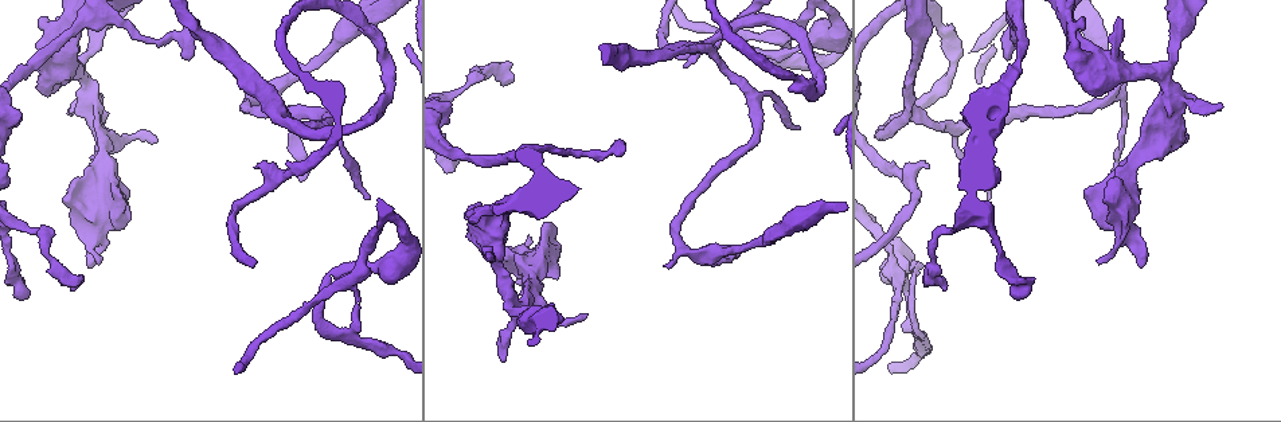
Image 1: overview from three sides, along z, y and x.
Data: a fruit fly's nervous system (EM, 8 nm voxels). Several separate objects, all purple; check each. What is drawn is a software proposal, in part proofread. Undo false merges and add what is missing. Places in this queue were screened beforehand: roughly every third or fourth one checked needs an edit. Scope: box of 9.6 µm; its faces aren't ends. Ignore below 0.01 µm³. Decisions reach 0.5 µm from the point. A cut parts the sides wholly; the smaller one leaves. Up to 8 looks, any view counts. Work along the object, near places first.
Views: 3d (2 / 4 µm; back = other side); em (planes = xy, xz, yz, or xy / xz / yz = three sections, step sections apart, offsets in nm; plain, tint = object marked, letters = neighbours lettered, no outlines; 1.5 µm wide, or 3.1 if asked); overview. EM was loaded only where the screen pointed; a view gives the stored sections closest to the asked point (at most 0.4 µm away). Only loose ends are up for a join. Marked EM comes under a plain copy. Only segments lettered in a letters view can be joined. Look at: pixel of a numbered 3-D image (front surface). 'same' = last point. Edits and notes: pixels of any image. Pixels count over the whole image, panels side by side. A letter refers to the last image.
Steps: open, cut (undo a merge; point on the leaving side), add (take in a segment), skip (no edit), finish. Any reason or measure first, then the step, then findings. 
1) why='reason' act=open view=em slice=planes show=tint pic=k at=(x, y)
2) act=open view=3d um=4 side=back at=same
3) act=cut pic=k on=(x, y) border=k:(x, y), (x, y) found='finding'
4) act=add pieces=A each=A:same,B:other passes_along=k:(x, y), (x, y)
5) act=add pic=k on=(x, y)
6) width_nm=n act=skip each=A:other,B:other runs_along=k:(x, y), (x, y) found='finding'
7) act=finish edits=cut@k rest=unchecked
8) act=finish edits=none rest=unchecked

act=open view=3d um=2 side=back pic=1 at=(1119, 16)

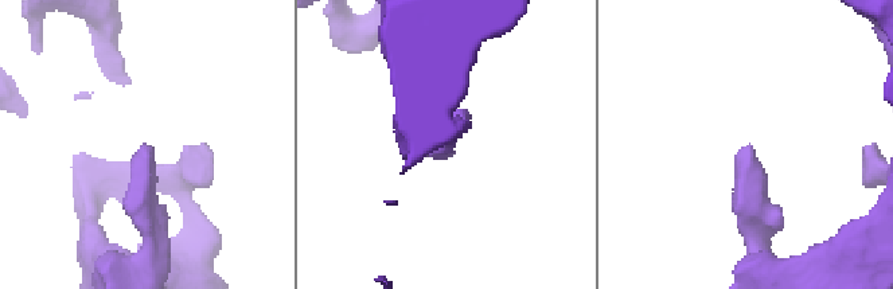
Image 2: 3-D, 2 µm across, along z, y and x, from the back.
why='need the tissue' act=open view=em slice=planes show=tint pic=2 at=(749, 142)

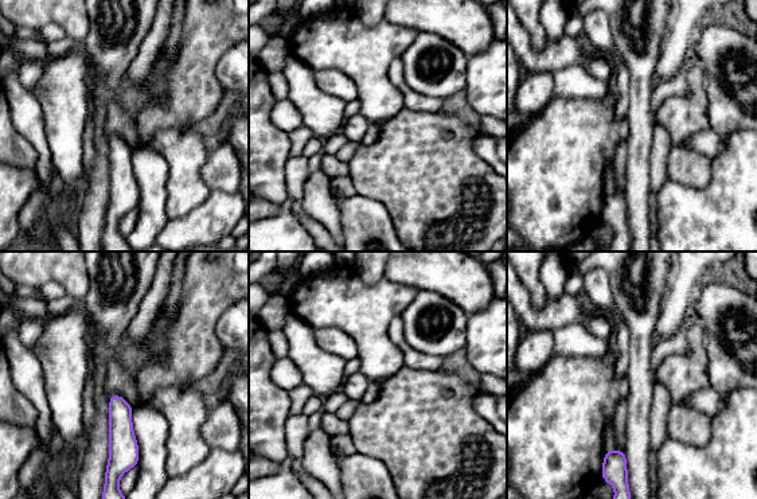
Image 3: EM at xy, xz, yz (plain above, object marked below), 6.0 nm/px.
why='what lies round it' act=open view=em slice=planes show=letters at=same

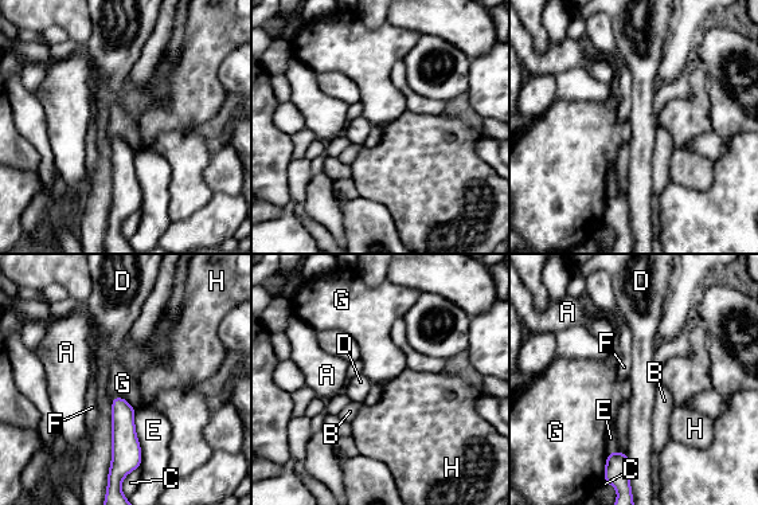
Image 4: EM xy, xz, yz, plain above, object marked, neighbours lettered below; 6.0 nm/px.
width_nm=120 act=skip each=A:other,B:other,C:other,D:other,E:other,F:other,G:other,H:other border=4:(110, 399), (122, 396), (136, 411) found='none of them fits'

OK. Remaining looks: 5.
why='thick turns thin' act=open view=em slice=xz step=4 show=letters pic=1 at=(71, 105)

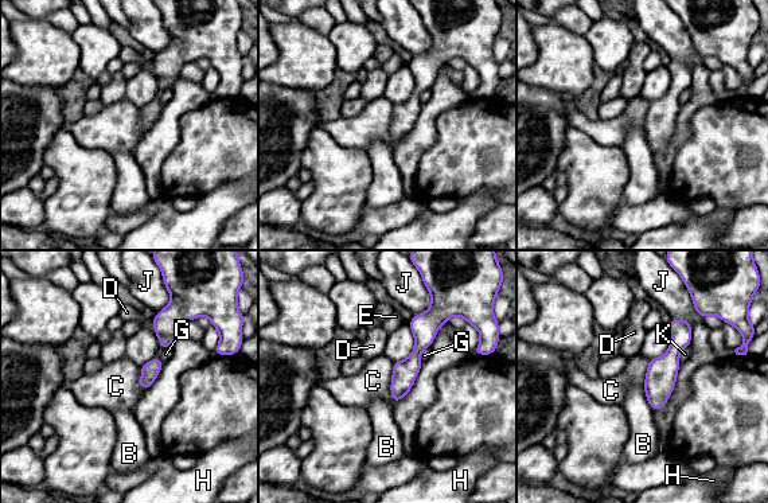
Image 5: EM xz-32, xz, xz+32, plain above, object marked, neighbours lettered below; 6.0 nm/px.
width_nm=80 act=skip each=B:other,C:other,D:other,E:other,G:other,H:other,J:other,K:other runs_along=5:(429, 312), (424, 338), (396, 398) found='continuous, no second cell'

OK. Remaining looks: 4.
why='an open end' act=open view=em slice=planes show=letters pic=1 at=(518, 282)

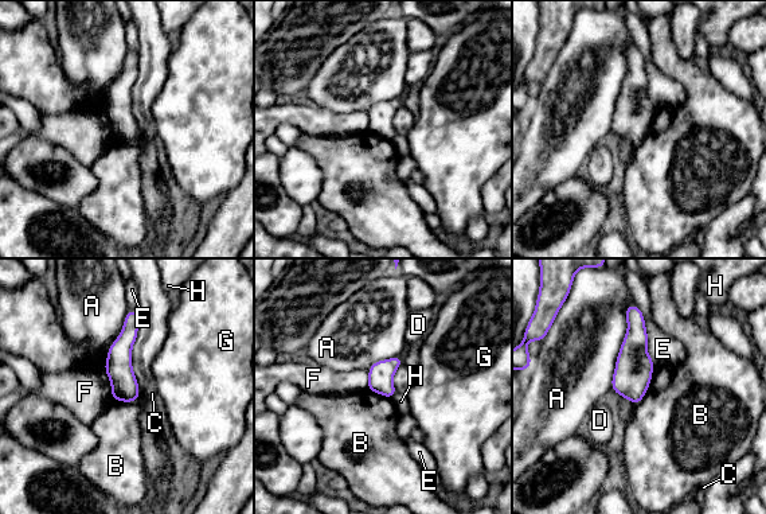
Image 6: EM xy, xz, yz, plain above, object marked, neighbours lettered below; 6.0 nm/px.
width_nm=150 act=skip each=A:other,B:other,C:other,D:other,E:other,F:other,G:other,H:other runs_along=6:(135, 314), (122, 345), (124, 398) found='no lettered segment goes on from it'

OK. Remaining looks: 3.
act=finish edits=none rest=unchecked

